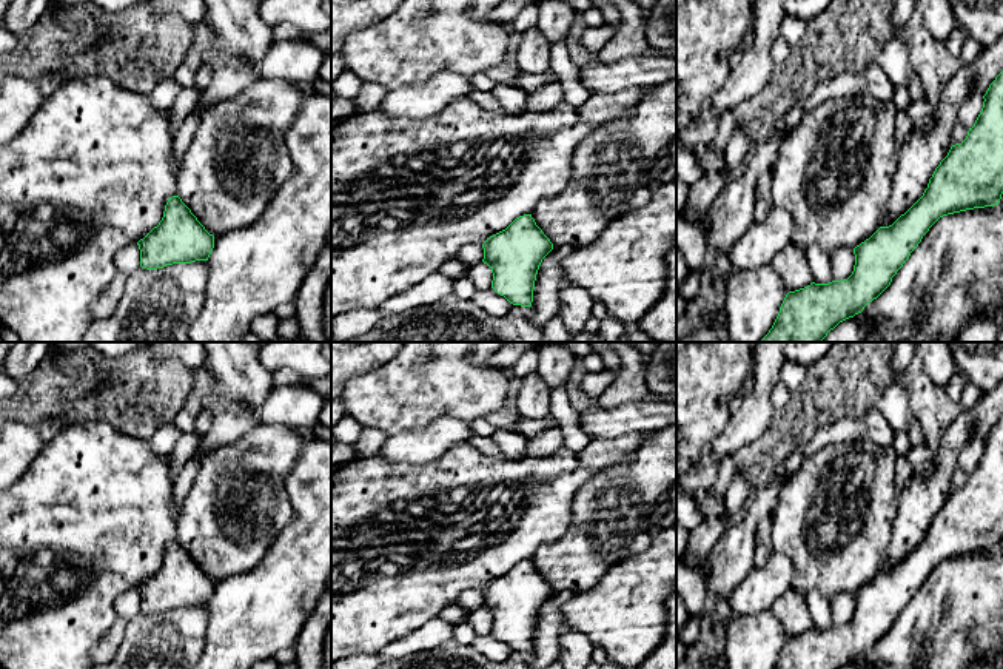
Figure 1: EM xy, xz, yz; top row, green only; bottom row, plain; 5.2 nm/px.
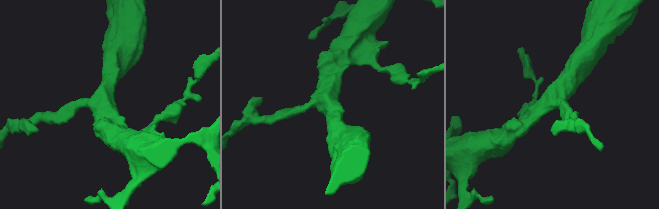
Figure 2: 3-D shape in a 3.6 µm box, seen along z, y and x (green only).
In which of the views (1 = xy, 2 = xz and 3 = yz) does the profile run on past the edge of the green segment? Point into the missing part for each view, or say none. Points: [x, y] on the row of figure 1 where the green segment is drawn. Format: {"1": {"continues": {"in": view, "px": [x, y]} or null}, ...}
{"1": {"continues": null}, "2": {"continues": null}, "3": {"continues": null}}

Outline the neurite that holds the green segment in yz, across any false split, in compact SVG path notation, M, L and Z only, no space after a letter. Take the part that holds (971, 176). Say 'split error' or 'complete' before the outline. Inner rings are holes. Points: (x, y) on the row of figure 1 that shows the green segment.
complete; M1003 71L983 96L983 108L961 143L951 146L935 168L923 196L892 225L880 227L854 248L855 265L847 279L815 284L789 291L780 313L760 342L821 342L840 322L861 313L892 282L929 228L943 216L994 207L1003 194Z

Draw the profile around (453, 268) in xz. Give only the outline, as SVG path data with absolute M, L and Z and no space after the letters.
M458 259L447 261L438 268L438 273L447 276L451 281L468 276L468 271L470 271L470 265Z

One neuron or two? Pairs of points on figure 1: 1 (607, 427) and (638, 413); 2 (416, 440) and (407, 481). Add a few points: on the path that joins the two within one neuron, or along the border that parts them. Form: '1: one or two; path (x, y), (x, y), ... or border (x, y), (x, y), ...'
1: one; path (615, 421), (630, 416)
2: two; border (444, 452), (416, 464), (387, 463), (378, 455)

